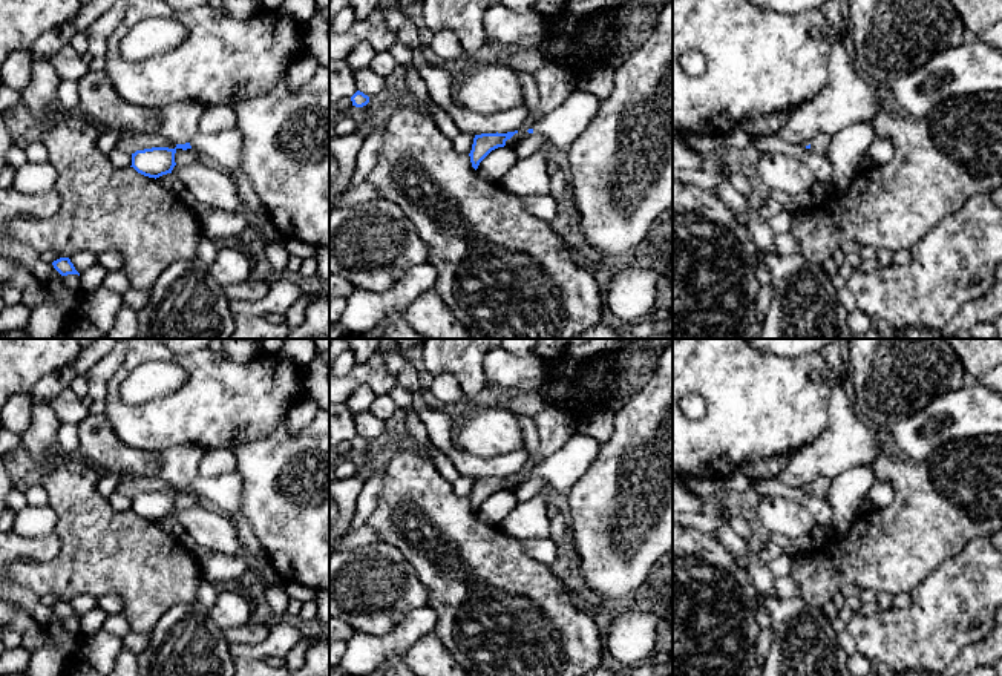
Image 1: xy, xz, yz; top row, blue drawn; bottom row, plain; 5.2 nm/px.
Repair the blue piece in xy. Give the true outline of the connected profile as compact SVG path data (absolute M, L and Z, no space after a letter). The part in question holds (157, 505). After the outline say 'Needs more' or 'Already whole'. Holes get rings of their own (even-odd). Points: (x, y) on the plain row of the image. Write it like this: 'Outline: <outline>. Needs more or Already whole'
Outline: M236 471L216 477L198 477L190 486L176 487L175 492L152 491L132 497L132 509L138 517L149 521L159 521L172 517L175 497L178 492L193 492L205 504L233 517L239 533L239 541L248 552L267 558L265 549L253 533L251 523L241 512L242 480Z. Needs more

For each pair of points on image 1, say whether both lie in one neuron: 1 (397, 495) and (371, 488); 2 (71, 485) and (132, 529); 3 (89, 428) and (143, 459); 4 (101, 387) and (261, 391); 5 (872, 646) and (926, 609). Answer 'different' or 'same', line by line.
1: different
2: same
3: same
4: different
5: same

